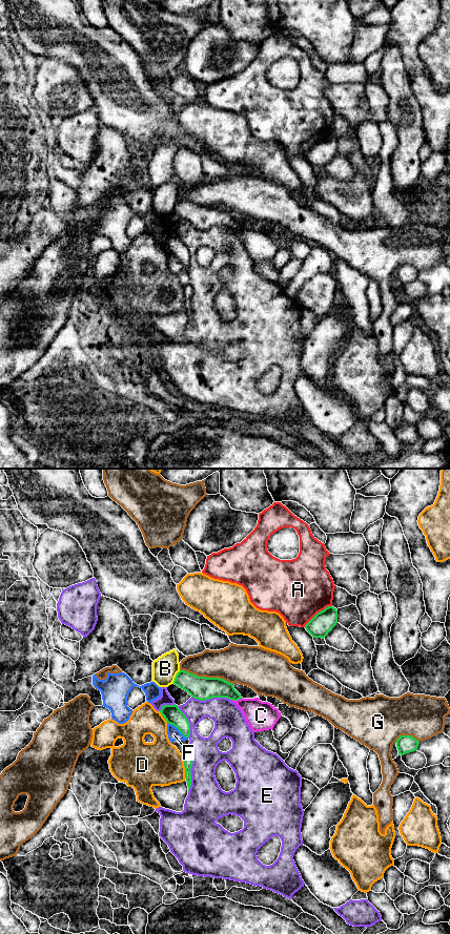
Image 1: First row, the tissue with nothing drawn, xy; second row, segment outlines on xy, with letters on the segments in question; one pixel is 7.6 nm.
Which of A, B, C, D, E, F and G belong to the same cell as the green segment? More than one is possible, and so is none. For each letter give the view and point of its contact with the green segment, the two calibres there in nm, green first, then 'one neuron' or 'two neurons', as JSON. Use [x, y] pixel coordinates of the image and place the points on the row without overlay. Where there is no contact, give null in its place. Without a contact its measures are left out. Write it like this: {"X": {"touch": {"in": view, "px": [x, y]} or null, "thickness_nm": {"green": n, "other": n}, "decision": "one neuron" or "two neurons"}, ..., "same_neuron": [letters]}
{"A": {"touch": {"in": "xy", "px": [318, 142]}, "thickness_nm": {"green": 170, "other": 460}, "decision": "two neurons"}, "B": {"touch": {"in": "xy", "px": [176, 206]}, "thickness_nm": {"green": 180, "other": 190}, "decision": "two neurons"}, "C": {"touch": {"in": "xy", "px": [237, 229]}, "thickness_nm": {"green": 160, "other": 220}, "decision": "two neurons"}, "D": {"touch": {"in": "xy", "px": [185, 297]}, "thickness_nm": {"green": 70, "other": 340}, "decision": "two neurons"}, "E": {"touch": {"in": "xy", "px": [184, 244]}, "thickness_nm": {"green": 140, "other": 180}, "decision": "two neurons"}, "F": {"touch": {"in": "xy", "px": [178, 257]}, "thickness_nm": {"green": 140, "other": 100}, "decision": "two neurons"}, "G": {"touch": {"in": "xy", "px": [205, 206]}, "thickness_nm": {"green": 180, "other": 280}, "decision": "two neurons"}, "same_neuron": []}

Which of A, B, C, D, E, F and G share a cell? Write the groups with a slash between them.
A / B / C / D / E / F / G

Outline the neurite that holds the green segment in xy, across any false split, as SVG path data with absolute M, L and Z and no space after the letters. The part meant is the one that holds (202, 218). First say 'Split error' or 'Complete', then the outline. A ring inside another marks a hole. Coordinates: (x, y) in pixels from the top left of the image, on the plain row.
Complete. M180 200L175 207L173 213L200 230L211 227L227 227L233 230L242 228L232 212L220 207L198 206L188 201Z

